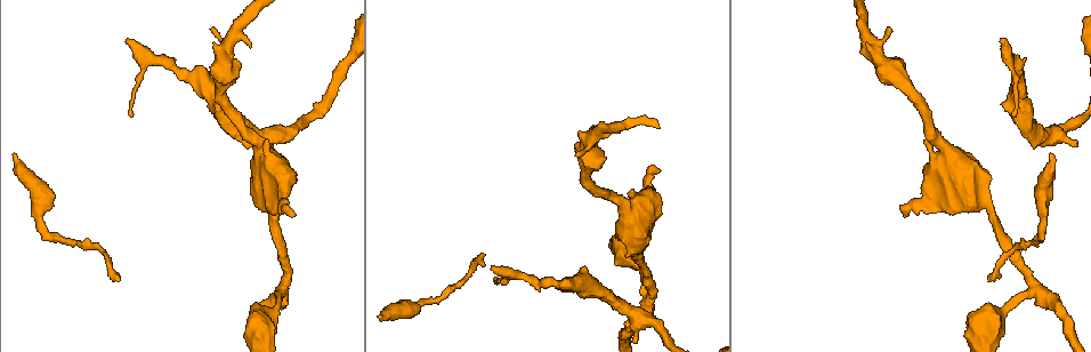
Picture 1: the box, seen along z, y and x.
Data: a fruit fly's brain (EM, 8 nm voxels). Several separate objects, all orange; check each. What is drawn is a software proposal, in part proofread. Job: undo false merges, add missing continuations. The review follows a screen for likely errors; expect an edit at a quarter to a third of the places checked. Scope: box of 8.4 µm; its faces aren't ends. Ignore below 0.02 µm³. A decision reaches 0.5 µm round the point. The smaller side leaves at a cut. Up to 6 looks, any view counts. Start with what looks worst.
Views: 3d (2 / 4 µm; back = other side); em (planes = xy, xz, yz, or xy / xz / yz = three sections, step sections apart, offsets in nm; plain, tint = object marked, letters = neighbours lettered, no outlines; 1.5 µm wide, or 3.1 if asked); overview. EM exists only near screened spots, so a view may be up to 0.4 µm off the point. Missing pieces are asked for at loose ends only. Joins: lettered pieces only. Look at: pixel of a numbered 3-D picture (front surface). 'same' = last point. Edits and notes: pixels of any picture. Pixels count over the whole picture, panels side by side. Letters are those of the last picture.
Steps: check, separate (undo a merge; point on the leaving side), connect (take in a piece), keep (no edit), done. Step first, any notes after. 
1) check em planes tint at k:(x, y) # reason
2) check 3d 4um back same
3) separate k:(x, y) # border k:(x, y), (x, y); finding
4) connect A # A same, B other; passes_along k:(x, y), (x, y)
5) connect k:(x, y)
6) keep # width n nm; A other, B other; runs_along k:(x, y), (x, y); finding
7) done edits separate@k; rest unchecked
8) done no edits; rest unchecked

check 3d 2um at 1:(1035, 290) # a narrow waist

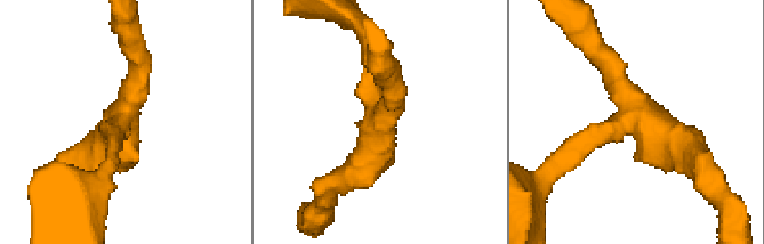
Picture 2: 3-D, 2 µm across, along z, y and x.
check em planes letters at 2:(123, 121) # arms 3; arm_widths 170, 220, 220 nm; now the EM

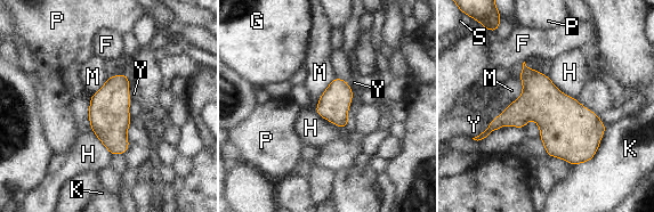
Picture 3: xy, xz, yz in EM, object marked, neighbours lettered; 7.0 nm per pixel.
keep # F other, G other, H other, K other, M other, P other, S other, Y other; border 3:(336, 76), (350, 87), (349, 117); one neuron here

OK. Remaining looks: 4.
check em planes tint at 1:(126, 41) # free end

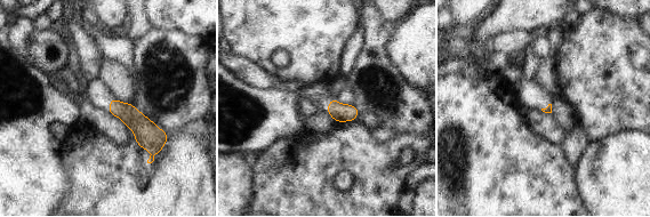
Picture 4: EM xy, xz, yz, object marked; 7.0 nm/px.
check em planes letters same # see the neighbours

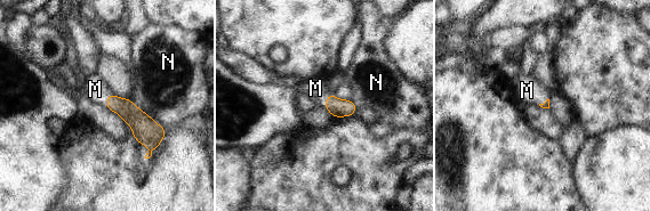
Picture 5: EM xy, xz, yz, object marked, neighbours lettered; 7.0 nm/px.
connect M # M same, N other; it goes on there

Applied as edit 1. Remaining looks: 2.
done edits connect@5; rest unchecked

